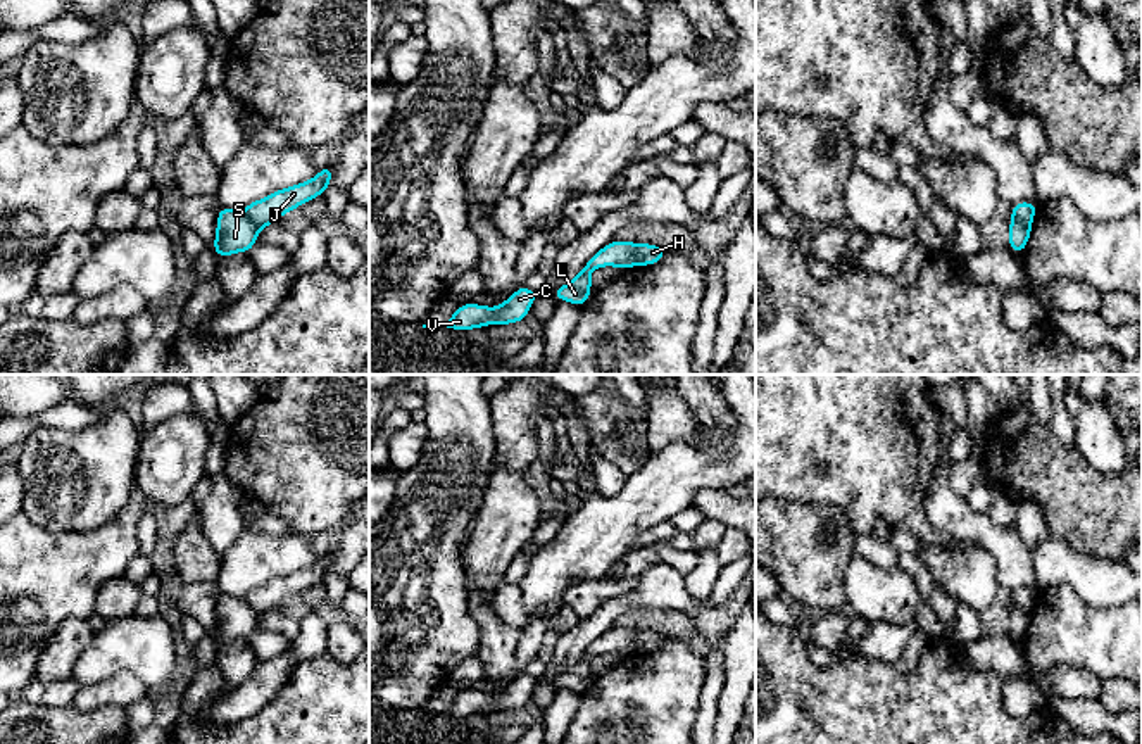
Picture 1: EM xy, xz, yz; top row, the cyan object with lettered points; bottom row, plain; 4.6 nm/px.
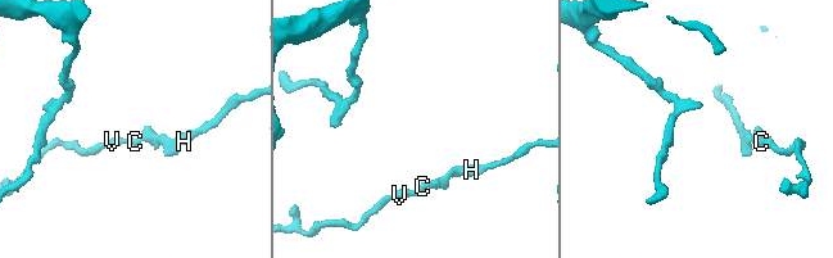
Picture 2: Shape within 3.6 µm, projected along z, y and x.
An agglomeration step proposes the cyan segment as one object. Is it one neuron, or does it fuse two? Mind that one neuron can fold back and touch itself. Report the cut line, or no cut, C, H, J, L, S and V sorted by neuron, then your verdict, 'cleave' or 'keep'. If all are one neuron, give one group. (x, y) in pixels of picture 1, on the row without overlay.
cut in xz along (639, 630), (632, 651); C L S V / H J; cleave

